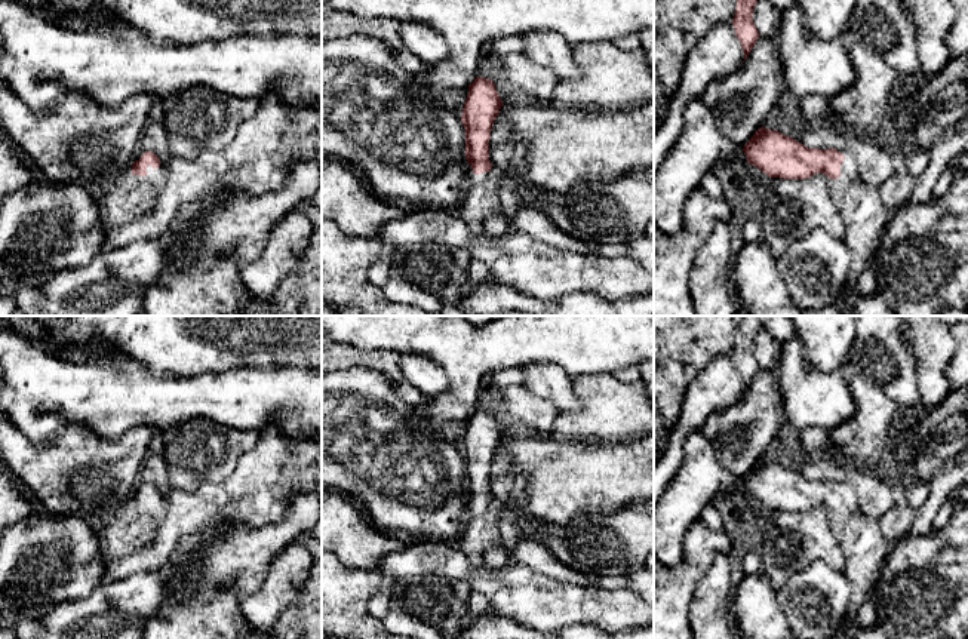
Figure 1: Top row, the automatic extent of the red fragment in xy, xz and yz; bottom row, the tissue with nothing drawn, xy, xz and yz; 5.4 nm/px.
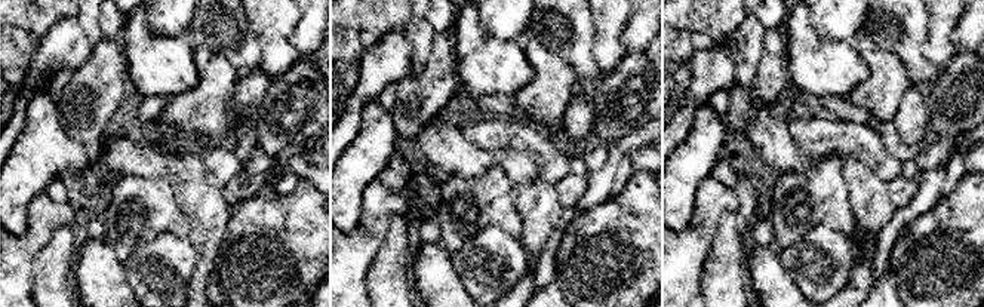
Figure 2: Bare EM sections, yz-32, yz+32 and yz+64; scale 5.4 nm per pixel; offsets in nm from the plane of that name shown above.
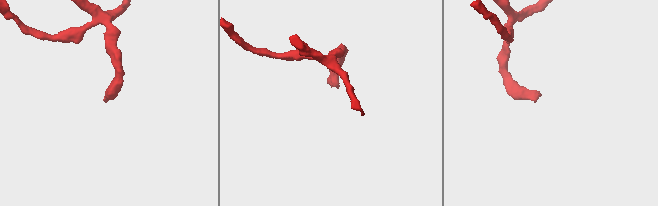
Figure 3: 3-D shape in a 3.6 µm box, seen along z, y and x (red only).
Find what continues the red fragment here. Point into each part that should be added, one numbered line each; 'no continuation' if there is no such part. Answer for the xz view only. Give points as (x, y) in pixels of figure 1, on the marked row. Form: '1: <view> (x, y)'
1: xz (472, 178)

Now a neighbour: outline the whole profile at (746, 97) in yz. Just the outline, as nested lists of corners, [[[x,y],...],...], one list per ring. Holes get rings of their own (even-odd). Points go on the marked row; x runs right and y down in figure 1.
[[[759,37],[741,67],[719,86],[713,114],[720,135],[744,148],[763,126],[783,87],[783,62],[777,42]]]

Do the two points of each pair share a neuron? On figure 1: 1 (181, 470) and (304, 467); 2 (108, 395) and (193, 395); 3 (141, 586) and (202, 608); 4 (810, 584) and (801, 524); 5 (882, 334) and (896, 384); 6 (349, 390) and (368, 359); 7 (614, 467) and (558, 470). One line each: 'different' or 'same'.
1: different
2: same
3: different
4: different
5: same
6: different
7: same

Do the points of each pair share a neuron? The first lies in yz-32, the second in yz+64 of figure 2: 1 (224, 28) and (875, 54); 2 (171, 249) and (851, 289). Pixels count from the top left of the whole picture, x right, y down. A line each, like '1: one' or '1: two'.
1: two
2: two

